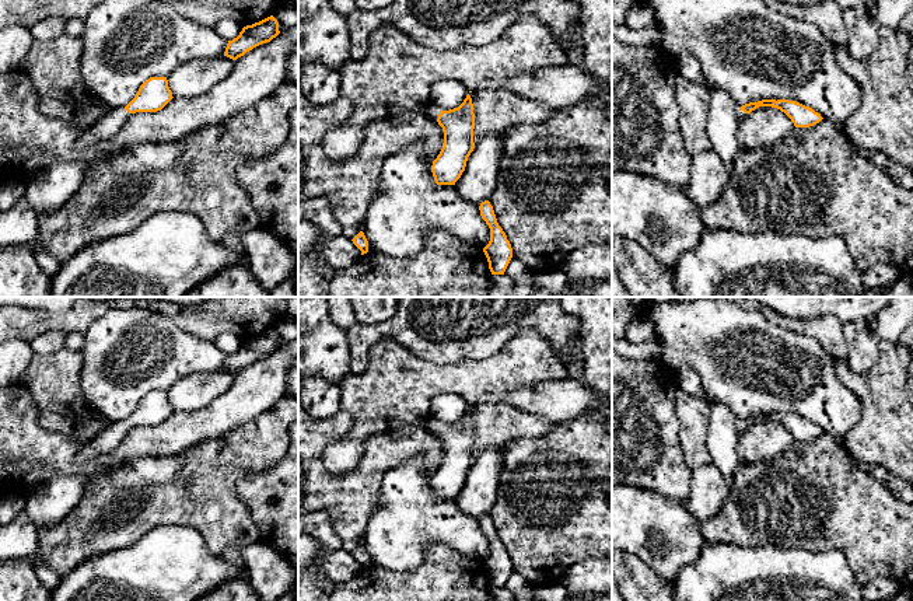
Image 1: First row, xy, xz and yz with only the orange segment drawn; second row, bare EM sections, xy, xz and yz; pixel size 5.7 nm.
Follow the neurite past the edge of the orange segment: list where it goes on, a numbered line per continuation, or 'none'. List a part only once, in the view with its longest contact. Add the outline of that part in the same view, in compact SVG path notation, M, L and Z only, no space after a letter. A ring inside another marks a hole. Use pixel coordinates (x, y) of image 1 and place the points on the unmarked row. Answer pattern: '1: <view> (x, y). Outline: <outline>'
1: xz (429, 425). Outline: M427 417L423 423L421 423L421 429L428 431L428 433L433 433L433 434L437 434L438 429L440 429L440 423L435 422L433 417Z

